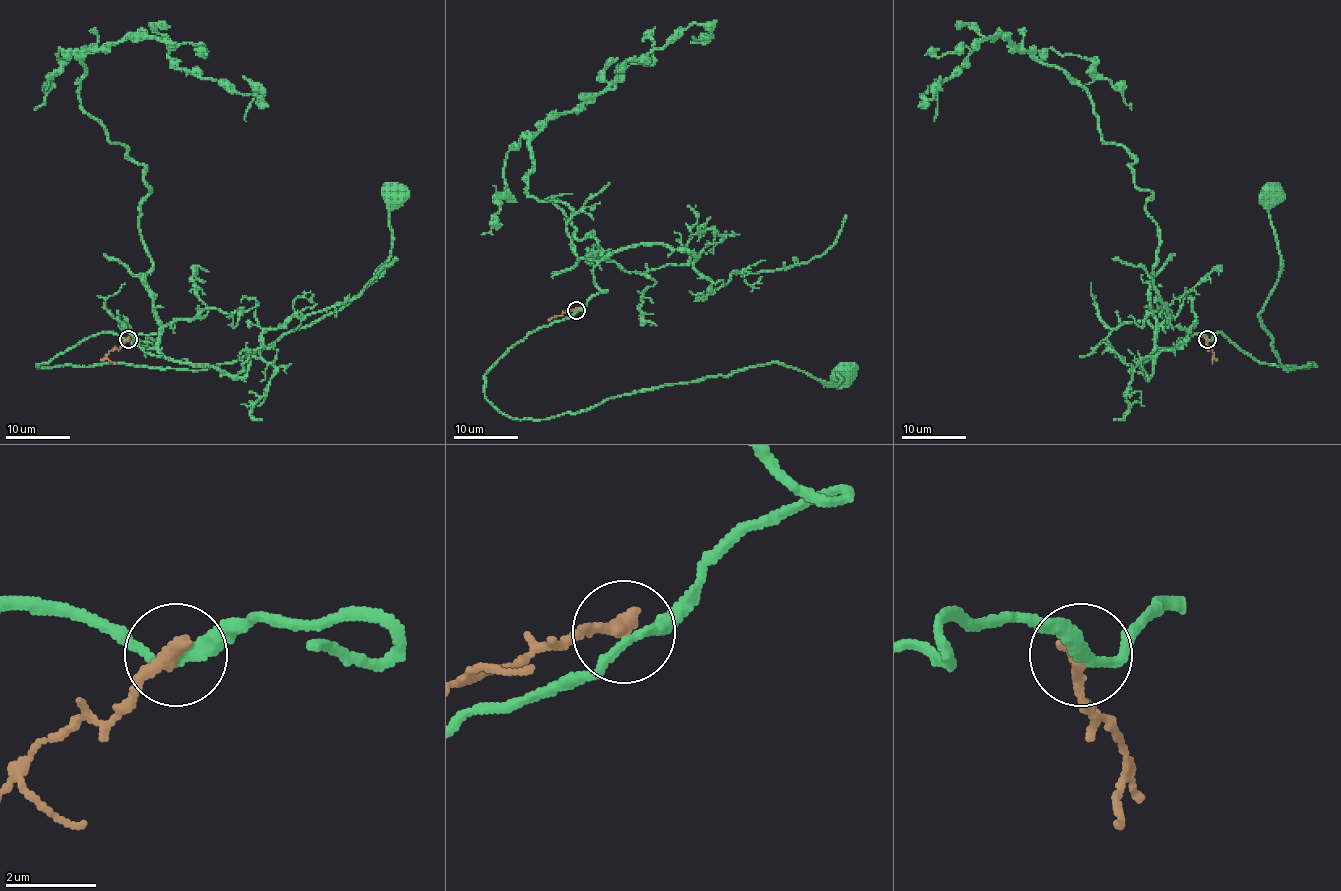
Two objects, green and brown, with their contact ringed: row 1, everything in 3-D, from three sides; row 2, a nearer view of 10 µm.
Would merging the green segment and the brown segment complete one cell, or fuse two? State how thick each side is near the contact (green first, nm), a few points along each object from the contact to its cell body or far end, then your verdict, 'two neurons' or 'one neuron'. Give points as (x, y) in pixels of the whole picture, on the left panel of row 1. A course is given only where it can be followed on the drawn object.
calibres 220 and 400 nm; course green (128, 339), (92, 334), (37, 365), (205, 370), (268, 347), (343, 309), (383, 270), (398, 192); course brown (128, 339), (108, 352), (107, 357), (115, 364); two neurons

